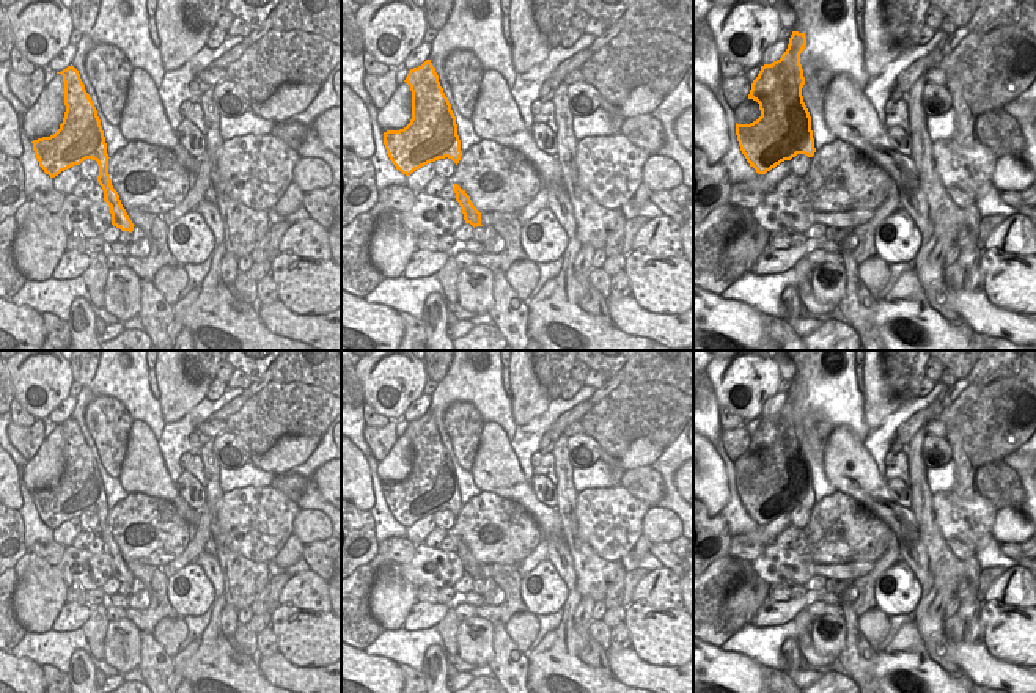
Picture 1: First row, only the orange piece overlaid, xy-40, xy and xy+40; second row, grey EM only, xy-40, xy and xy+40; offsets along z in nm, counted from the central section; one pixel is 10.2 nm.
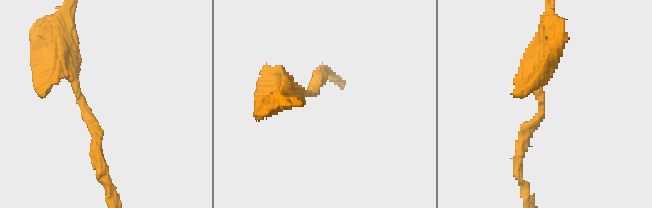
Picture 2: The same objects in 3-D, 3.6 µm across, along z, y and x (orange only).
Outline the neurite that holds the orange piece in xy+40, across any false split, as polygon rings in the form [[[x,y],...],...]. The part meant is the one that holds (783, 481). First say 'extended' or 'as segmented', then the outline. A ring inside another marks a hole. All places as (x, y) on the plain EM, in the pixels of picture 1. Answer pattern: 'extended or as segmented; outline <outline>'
as segmented; outline [[[792,383],[781,410],[761,418],[748,446],[759,456],[761,468],[750,476],[736,475],[740,503],[758,526],[797,506],[813,509],[816,504],[811,468],[802,448],[800,405],[805,398],[805,385]]]

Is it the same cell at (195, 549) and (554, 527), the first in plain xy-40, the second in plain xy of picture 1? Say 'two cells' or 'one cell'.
two cells

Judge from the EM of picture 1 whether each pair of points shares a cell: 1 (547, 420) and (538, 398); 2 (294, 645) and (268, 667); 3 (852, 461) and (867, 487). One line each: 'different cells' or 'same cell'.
1: different cells
2: different cells
3: same cell

